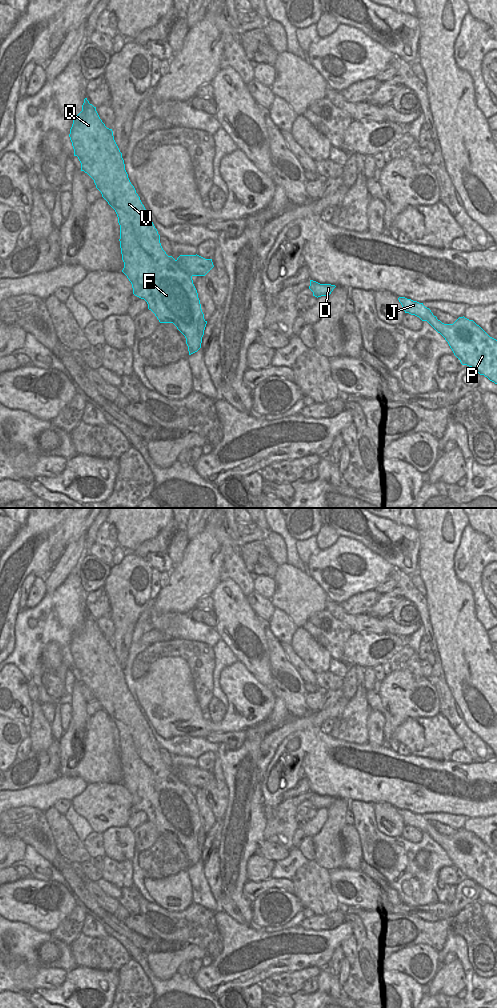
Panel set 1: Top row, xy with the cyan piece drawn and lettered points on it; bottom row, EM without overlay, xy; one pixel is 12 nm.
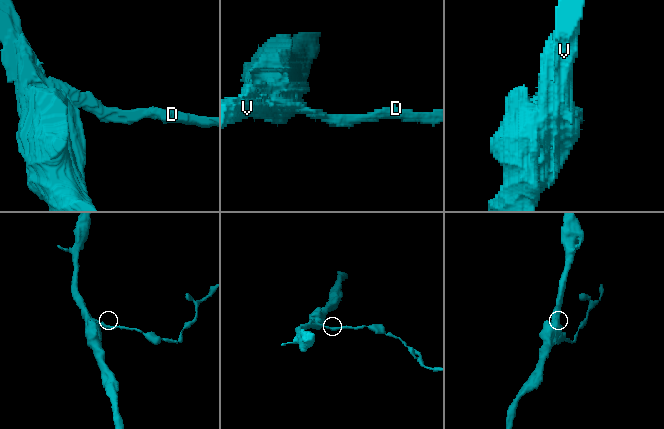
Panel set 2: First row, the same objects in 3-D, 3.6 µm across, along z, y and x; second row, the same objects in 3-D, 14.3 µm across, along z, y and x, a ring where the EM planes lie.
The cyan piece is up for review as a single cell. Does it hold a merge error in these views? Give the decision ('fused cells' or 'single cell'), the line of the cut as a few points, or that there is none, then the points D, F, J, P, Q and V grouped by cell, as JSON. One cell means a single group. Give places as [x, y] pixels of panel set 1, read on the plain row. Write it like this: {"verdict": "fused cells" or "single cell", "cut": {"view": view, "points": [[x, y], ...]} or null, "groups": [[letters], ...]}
{"verdict": "fused cells", "cut": {"view": "xy", "points": [[176, 772], [177, 776], [191, 788]]}, "groups": [["D", "J", "P"], ["F", "Q", "V"]]}

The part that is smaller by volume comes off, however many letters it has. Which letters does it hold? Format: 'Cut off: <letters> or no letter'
Cut off: D, J, P

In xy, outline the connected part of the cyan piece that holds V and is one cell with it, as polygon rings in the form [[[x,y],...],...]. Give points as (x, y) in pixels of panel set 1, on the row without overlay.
[[[87,610],[84,611],[82,623],[73,632],[69,649],[74,668],[77,668],[81,675],[81,683],[94,692],[102,709],[117,726],[124,774],[122,784],[131,794],[133,806],[147,814],[148,821],[155,826],[160,835],[173,835],[177,839],[186,850],[189,867],[197,864],[201,860],[207,833],[204,831],[192,788],[163,762],[160,747],[128,690],[113,643],[105,638],[96,619],[90,616]]]

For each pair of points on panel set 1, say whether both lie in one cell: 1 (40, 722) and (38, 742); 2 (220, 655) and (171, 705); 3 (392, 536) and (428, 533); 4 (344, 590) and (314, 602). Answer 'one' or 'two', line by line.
1: one
2: two
3: two
4: two

